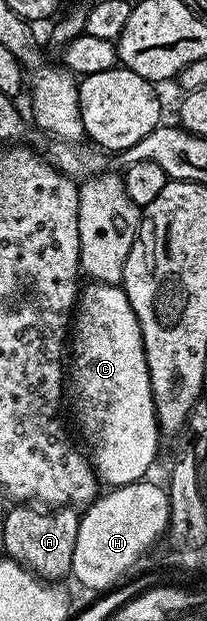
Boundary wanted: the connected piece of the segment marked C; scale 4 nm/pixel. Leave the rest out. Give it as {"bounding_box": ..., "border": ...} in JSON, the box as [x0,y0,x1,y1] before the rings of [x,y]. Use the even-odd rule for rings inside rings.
{"bounding_box":[68,284,158,486],"border":[[[121,284],[88,285],[78,294],[76,312],[72,318],[72,348],[68,353],[68,405],[74,408],[74,417],[86,440],[85,448],[94,472],[105,484],[107,481],[107,486],[122,486],[143,480],[149,474],[146,472],[153,467],[158,457],[158,416],[152,399],[152,383],[140,323],[136,319],[136,311],[132,311],[132,303],[128,303],[126,290]]]}

